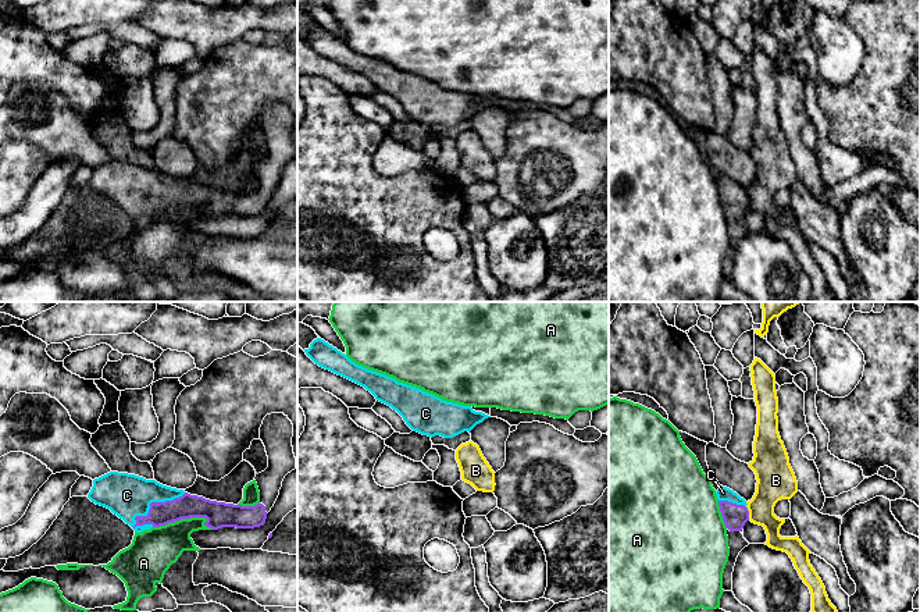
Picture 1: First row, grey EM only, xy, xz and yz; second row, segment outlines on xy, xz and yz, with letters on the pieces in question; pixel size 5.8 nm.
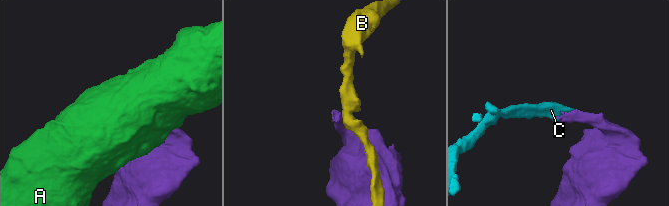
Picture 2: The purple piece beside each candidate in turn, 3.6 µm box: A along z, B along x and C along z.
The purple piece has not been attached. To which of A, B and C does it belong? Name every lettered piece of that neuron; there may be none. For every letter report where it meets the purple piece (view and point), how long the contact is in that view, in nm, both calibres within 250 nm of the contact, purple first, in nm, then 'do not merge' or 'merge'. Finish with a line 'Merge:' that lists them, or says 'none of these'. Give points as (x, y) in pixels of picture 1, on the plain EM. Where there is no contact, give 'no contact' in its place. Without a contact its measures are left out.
A: contact xy (186, 206); length 360 nm; calibres 150 and 240 nm; do not merge
B: contact yz (748, 202); length 80 nm; calibres 140 and 220 nm; do not merge
C: contact xy (152, 191); length 380 nm; calibres 140 and 260 nm; merge
Merge: C

